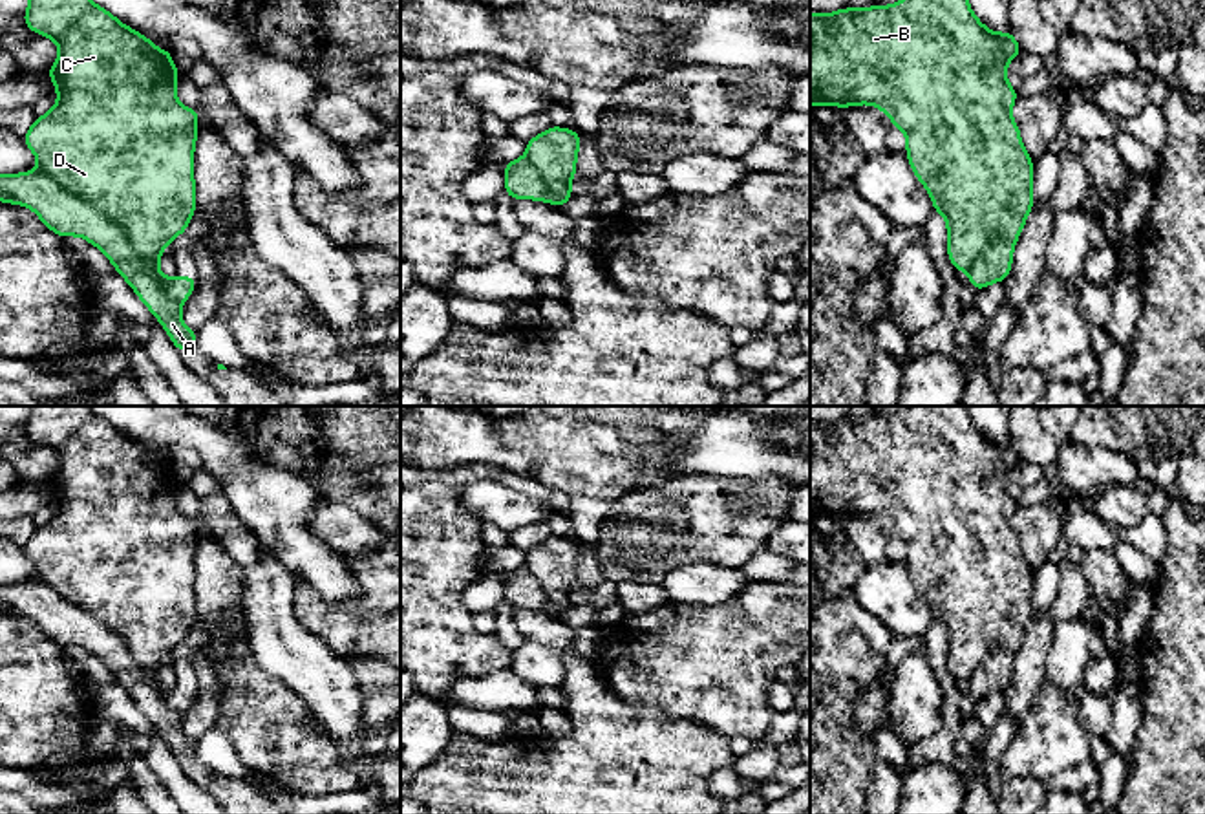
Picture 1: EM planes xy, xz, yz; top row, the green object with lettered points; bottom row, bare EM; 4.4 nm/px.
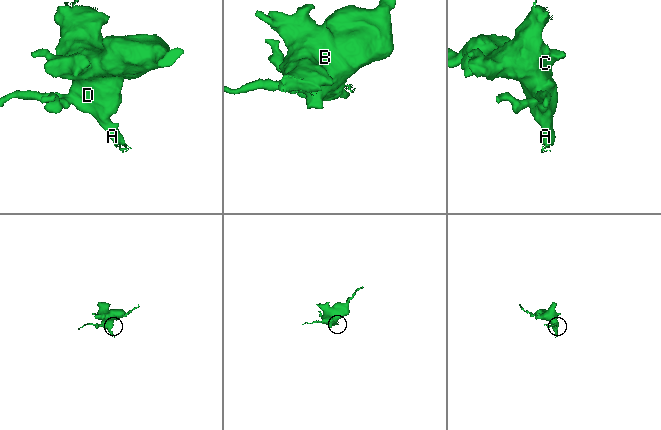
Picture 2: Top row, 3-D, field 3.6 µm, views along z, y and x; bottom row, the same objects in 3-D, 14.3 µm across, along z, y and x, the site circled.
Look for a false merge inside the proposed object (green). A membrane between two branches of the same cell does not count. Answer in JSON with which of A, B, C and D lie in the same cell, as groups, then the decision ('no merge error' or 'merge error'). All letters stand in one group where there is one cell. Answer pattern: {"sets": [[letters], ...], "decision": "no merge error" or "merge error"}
{"sets": [["A"], ["B", "C", "D"]], "decision": "merge error"}

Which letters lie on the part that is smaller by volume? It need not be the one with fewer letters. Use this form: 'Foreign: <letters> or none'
Foreign: A

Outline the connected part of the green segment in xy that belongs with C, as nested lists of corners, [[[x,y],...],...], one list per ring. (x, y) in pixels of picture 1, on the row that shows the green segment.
[[[29,0],[22,22],[53,38],[60,51],[46,73],[55,82],[59,101],[22,137],[37,155],[38,172],[104,212],[126,232],[132,251],[157,269],[163,249],[187,230],[196,212],[194,146],[199,112],[183,106],[176,97],[179,71],[170,49],[157,49],[150,38],[91,0]]]

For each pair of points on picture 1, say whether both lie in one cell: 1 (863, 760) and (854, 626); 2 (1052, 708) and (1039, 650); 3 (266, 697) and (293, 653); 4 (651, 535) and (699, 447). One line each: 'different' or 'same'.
1: same
2: different
3: different
4: different

